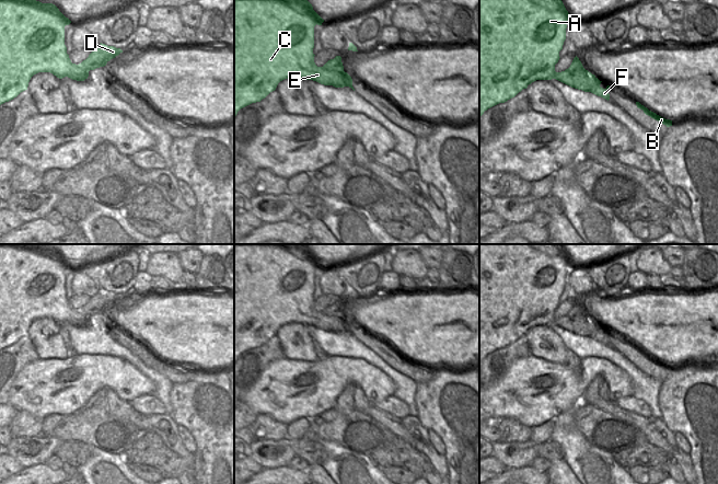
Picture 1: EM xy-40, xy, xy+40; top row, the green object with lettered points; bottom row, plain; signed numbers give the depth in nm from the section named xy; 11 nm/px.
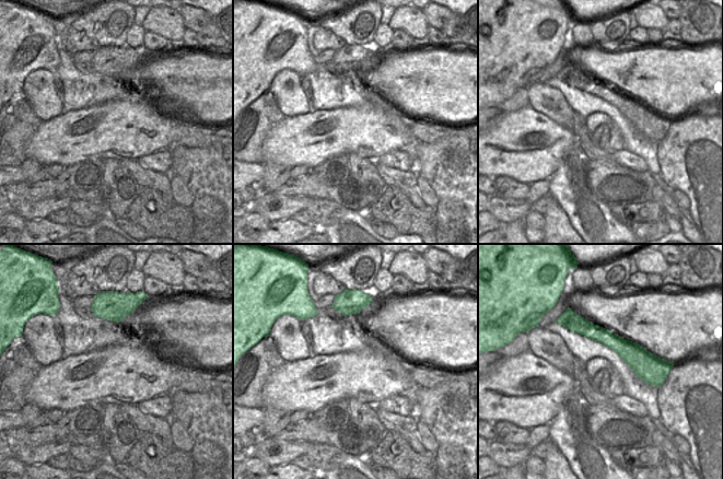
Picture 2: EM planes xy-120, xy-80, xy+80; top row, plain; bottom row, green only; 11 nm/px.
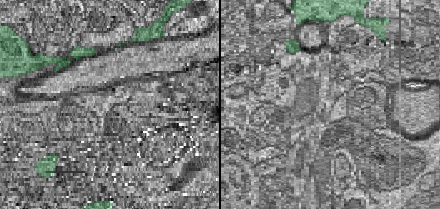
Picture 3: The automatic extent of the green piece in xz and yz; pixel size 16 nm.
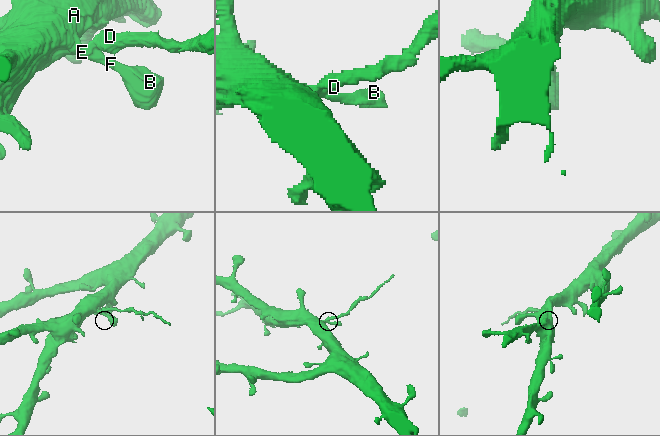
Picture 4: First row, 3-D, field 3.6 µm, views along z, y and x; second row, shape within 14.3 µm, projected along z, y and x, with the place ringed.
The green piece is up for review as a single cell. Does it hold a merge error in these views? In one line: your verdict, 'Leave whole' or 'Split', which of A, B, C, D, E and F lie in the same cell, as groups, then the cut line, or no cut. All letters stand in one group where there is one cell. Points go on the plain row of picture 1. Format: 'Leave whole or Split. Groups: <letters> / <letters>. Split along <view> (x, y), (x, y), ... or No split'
Split. Groups: A B C E F / D. Split along xy (322, 312), (328, 315), (343, 317)

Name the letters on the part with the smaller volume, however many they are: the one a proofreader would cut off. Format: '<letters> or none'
D

